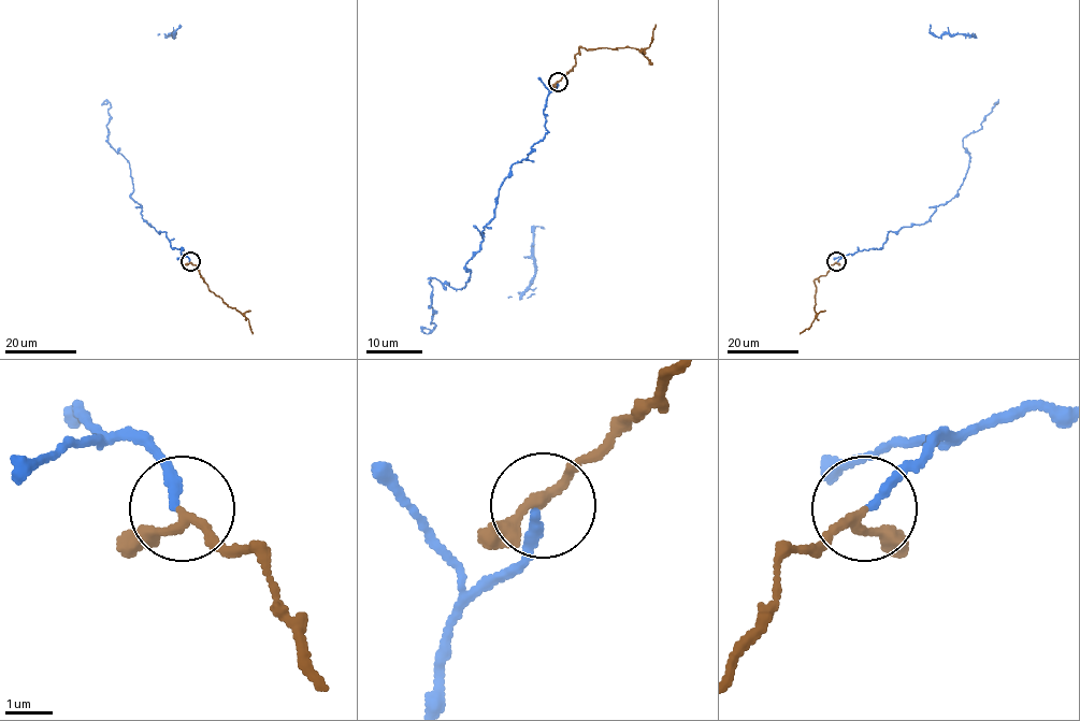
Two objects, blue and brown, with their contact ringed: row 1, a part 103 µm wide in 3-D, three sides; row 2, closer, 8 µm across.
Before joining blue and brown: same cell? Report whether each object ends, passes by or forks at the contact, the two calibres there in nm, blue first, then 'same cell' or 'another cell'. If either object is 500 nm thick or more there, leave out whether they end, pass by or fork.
blue ends there; brown passes by; 190 nm thick on the blue side, 170 nm on the other; same cell

